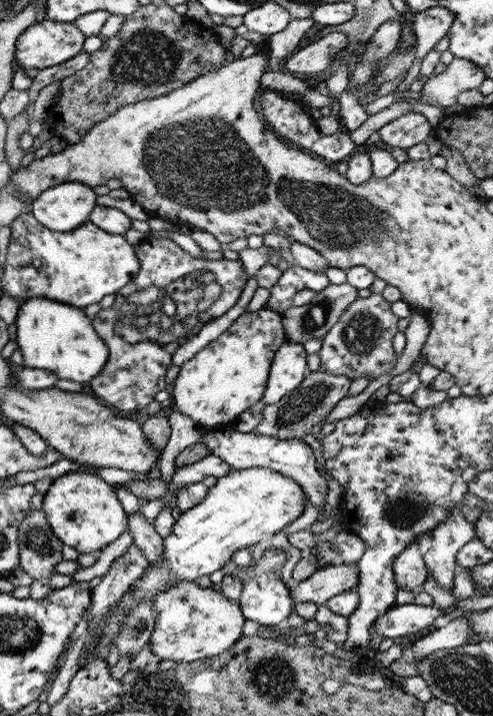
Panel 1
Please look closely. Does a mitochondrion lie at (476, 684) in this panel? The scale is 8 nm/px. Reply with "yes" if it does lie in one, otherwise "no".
yes

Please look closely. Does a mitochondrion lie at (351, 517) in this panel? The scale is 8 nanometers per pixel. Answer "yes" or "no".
no

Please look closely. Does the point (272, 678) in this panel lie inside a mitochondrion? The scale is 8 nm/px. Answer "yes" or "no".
yes

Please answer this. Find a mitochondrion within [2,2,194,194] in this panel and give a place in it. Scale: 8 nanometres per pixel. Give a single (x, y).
(148, 58)

